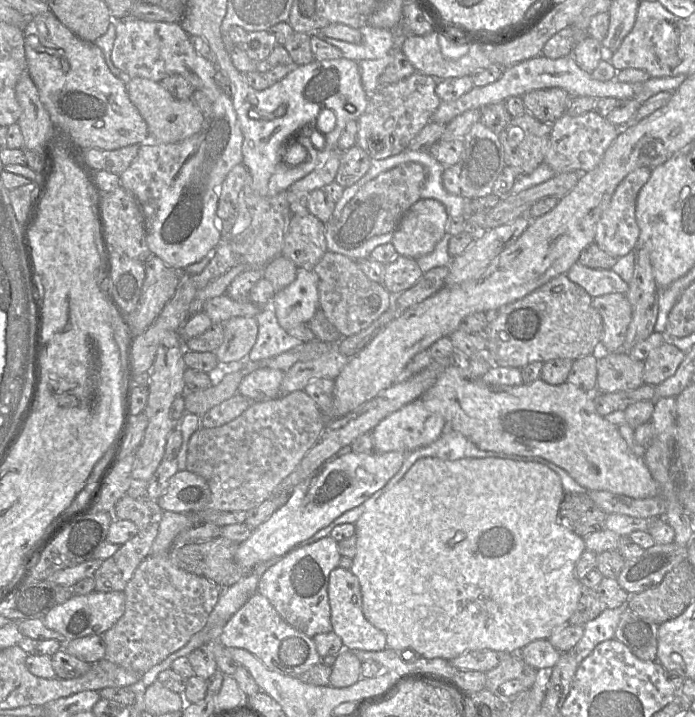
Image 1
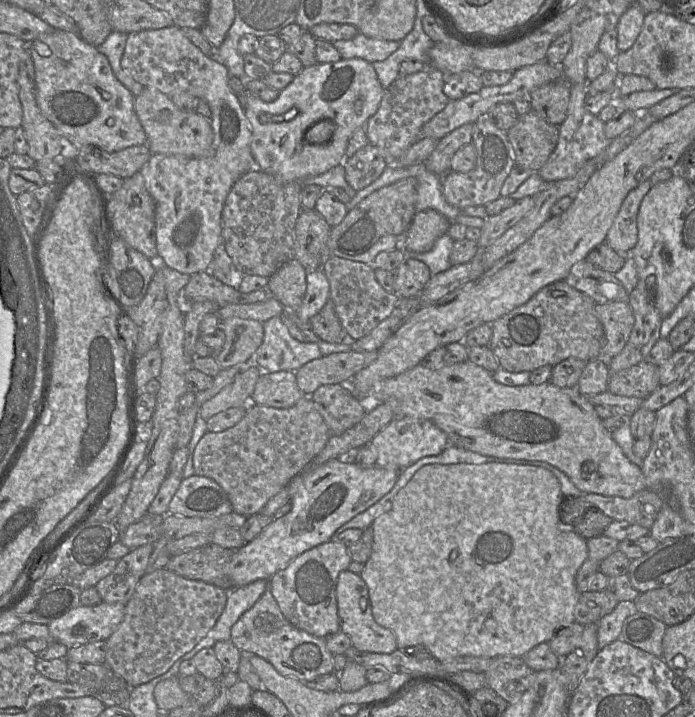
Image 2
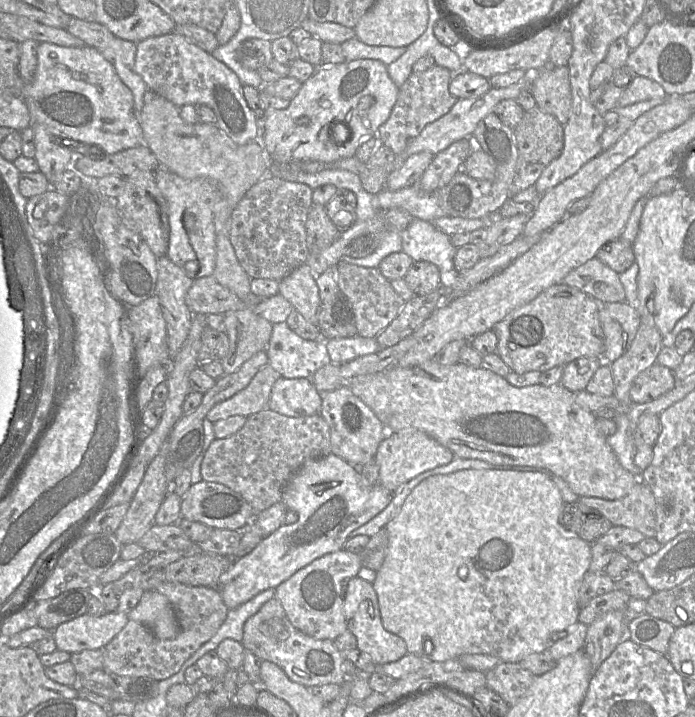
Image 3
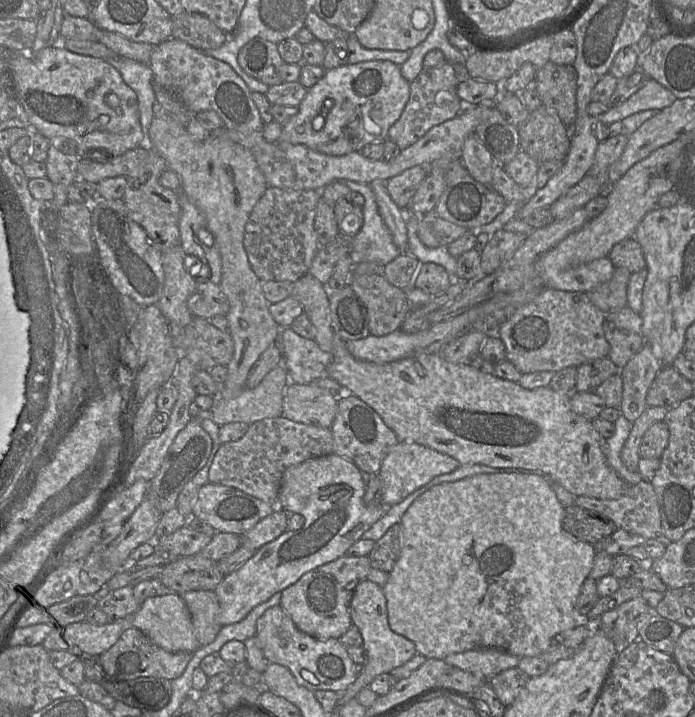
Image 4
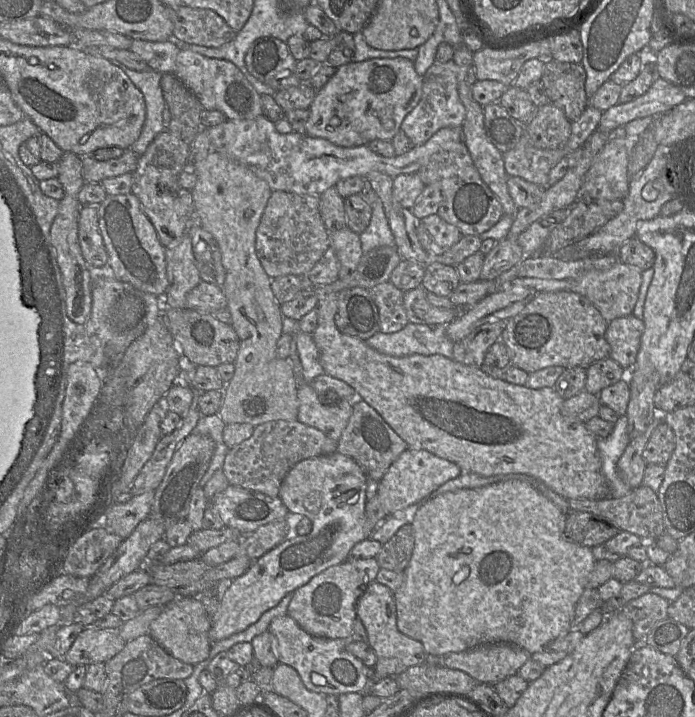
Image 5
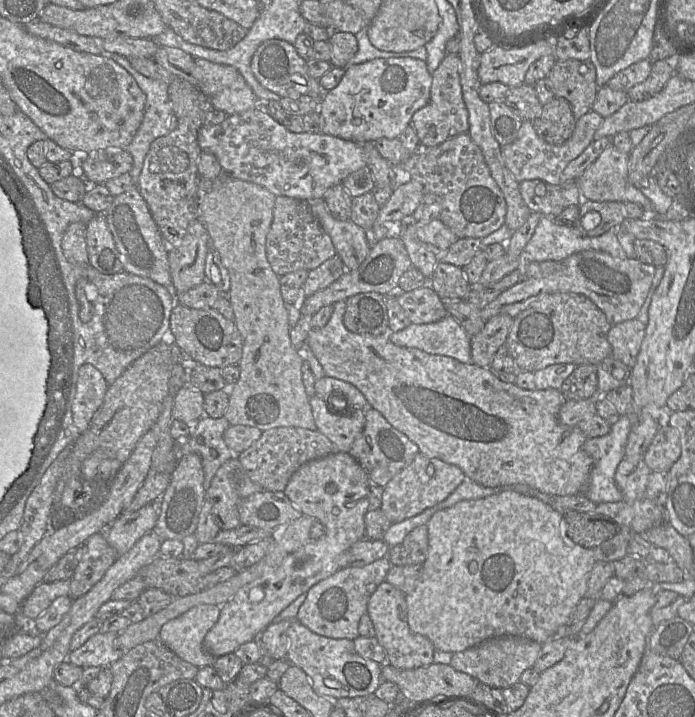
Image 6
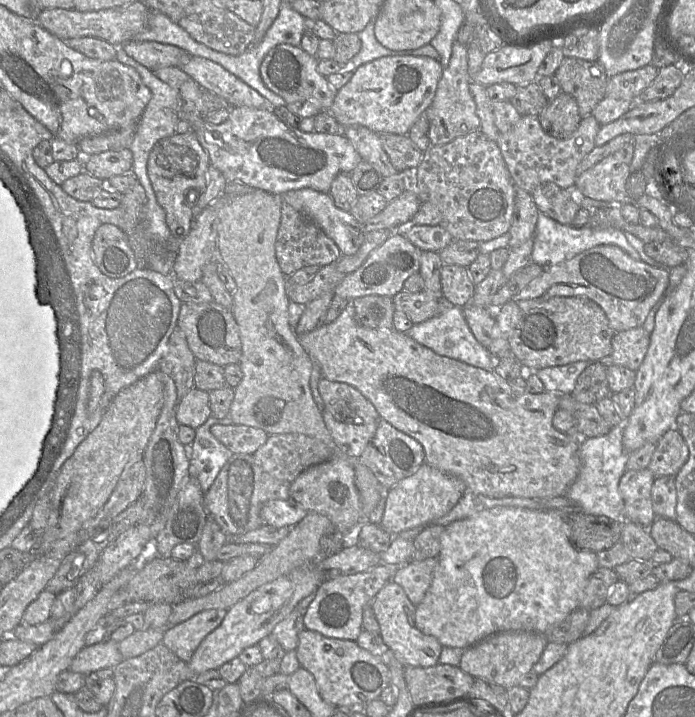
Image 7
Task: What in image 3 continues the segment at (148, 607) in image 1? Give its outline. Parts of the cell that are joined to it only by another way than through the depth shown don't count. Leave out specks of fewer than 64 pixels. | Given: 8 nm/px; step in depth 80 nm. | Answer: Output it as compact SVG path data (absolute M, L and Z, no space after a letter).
M166 581L164 582L162 585L160 585L159 587L157 587L156 590L152 590L152 591L157 591L160 592L161 594L165 595L169 602L171 603L176 617L178 619L179 625L180 625L180 633L177 635L176 638L171 639L171 640L161 640L159 638L157 638L146 626L135 622L133 620L129 620L128 623L125 625L125 627L107 644L102 648L103 651L103 668L113 674L119 675L119 676L129 676L129 677L148 677L151 678L153 680L157 680L157 681L161 681L161 680L165 680L171 676L173 676L174 674L178 673L180 671L180 669L182 668L183 664L207 641L209 641L218 631L218 629L220 628L220 626L223 624L223 622L225 621L226 617L227 617L227 613L228 613L228 608L226 606L226 604L223 601L223 598L221 596L220 591L218 590L218 588L212 588L212 587L206 587L206 586L188 586L188 585L184 585L181 583L175 583L175 582L169 582Z

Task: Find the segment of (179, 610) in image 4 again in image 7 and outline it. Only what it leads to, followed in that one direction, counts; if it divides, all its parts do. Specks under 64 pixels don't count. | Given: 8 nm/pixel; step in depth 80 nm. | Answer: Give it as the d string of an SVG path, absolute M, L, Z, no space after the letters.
M210 609L199 612L164 630L162 644L185 663L189 663L202 640L223 621L226 611Z

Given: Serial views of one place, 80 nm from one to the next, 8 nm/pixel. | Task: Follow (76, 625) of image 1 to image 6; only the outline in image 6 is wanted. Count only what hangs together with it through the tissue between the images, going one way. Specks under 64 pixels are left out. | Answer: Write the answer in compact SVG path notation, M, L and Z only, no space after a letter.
M97 633L81 647L69 653L67 661L81 668L109 667L123 652L117 646L117 634Z

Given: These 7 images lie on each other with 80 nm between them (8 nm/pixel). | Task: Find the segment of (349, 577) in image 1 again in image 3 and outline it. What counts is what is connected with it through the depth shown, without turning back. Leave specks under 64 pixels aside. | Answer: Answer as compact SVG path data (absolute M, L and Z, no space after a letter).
M358 576L351 578L346 586L343 610L347 629L357 638L357 648L368 653L375 664L395 662L408 654L406 642L384 628L378 597L371 582Z

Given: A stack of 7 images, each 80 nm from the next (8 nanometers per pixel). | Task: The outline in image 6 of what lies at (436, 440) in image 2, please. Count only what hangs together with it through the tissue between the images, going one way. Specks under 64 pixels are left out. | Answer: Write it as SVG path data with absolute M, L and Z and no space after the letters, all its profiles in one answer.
M419 453L411 464L383 487L380 510L391 523L412 518L446 500L465 478L466 475L459 467Z

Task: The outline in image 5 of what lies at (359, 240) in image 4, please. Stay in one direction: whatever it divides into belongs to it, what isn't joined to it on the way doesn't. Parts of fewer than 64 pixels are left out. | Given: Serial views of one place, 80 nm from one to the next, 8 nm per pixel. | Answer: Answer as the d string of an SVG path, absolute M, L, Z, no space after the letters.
M367 187L360 195L372 208L372 216L367 228L359 234L363 253L379 247L395 247L394 236L385 216L378 195Z

